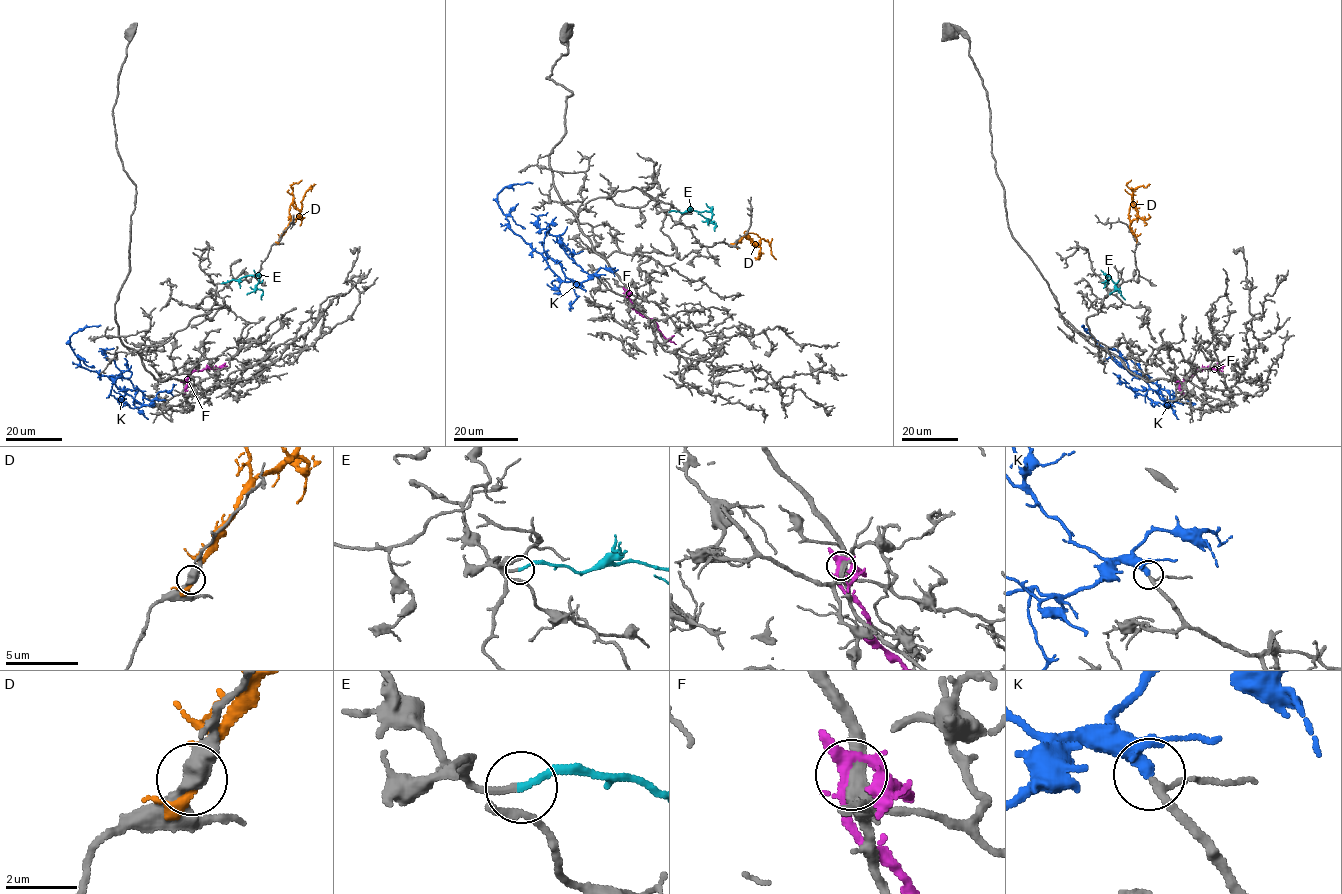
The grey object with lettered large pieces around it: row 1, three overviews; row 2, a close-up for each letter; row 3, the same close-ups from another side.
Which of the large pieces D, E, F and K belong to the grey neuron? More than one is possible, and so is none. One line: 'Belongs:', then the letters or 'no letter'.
Belongs: E, K

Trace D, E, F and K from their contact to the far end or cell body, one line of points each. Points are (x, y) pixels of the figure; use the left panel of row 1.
D: (279, 240), (299, 214), (305, 192), (315, 184)
E: (221, 283), (258, 275), (256, 287), (262, 291), (261, 300)
F: (183, 381), (195, 371), (227, 366)
K: (160, 400), (140, 405), (107, 376), (81, 366), (69, 337), (85, 327), (101, 325)

